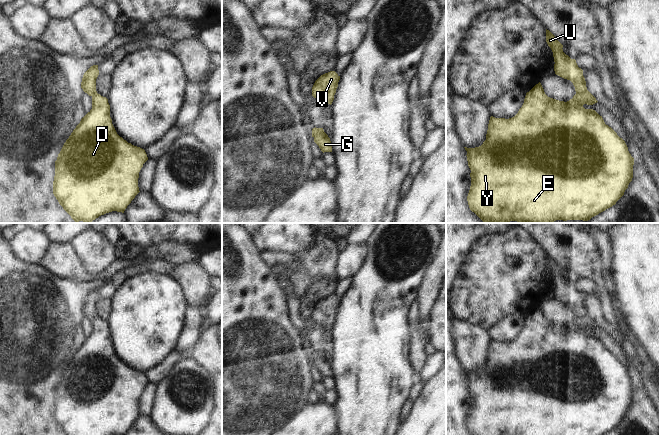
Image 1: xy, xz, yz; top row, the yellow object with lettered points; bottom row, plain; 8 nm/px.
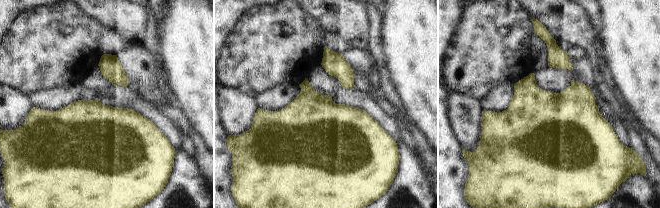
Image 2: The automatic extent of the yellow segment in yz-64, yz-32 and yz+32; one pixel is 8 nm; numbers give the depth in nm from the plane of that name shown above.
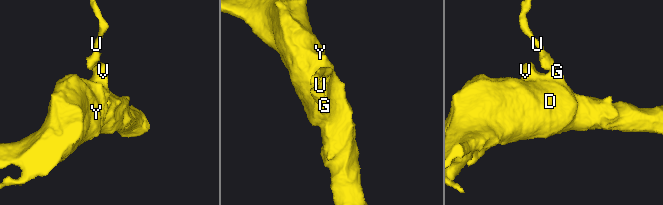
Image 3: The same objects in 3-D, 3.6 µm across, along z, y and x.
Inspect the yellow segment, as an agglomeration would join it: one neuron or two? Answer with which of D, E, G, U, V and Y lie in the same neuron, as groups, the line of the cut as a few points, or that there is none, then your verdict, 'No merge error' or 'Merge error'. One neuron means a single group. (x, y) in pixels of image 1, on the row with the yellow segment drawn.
Groups: D E G U V Y. No split. No merge error

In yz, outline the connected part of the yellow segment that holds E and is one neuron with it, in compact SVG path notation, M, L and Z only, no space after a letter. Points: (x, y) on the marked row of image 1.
M547 29L546 42L553 52L555 74L564 79L570 80L575 87L576 94L567 102L559 101L548 97L539 82L526 93L524 103L514 117L509 119L495 118L493 116L490 117L486 140L481 146L475 148L464 147L467 151L466 156L468 166L471 170L471 186L467 196L467 201L470 210L474 212L483 221L483 223L509 223L510 221L517 221L521 223L553 223L556 220L588 221L592 217L615 205L616 202L624 195L625 190L632 181L634 158L629 153L625 141L620 138L611 127L605 124L602 116L600 116L595 110L585 109L583 107L584 104L593 105L598 102L587 90L583 70L578 67L575 59L571 59L563 52L563 45Z

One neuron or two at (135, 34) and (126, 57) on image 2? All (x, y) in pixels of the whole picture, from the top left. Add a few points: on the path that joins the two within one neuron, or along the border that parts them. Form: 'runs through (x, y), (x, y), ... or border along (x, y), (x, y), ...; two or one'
border along (130, 45), (141, 45), (143, 47); two

